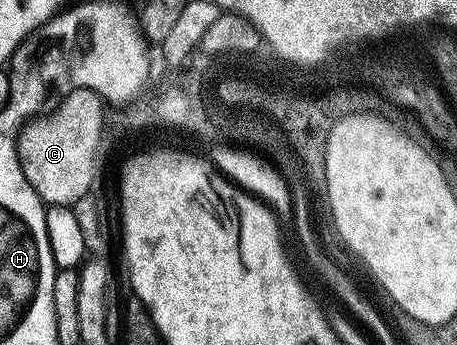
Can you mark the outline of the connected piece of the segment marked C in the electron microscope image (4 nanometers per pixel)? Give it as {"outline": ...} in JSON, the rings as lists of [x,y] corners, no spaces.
{"outline":[[[71,90],[50,114],[41,112],[28,119],[17,135],[17,155],[23,172],[41,197],[50,205],[72,207],[83,195],[94,189],[97,154],[102,153],[101,130],[105,128],[105,112],[101,95],[93,90]]]}

